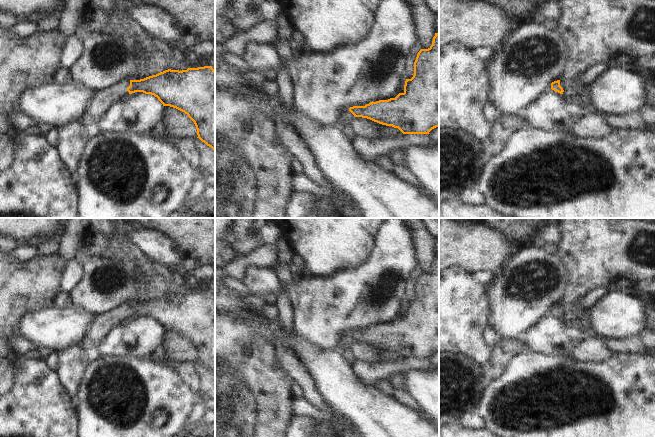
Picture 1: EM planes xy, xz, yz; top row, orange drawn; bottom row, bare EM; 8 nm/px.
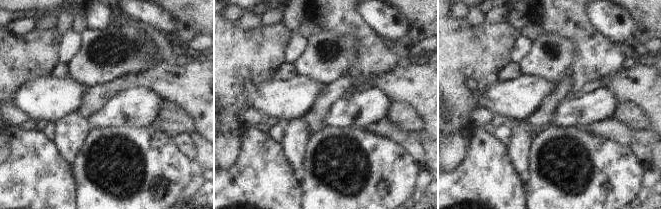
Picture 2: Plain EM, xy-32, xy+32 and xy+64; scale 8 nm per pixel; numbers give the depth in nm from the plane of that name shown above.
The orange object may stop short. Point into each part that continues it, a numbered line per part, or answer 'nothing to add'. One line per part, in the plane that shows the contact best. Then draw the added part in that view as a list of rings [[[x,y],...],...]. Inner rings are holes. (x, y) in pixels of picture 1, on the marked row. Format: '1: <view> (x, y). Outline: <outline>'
1: xy (101, 100). Outline: [[[122,80],[104,90],[93,92],[86,107],[86,114],[81,119],[85,127],[92,130],[94,123],[102,117],[114,101],[116,102],[129,95],[127,91],[129,86],[130,80]]]

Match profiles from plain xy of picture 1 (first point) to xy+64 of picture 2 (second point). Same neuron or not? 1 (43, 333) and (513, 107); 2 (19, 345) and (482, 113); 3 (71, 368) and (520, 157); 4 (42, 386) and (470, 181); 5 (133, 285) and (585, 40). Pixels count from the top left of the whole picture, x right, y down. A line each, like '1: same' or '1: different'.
1: same
2: same
3: same
4: same
5: different

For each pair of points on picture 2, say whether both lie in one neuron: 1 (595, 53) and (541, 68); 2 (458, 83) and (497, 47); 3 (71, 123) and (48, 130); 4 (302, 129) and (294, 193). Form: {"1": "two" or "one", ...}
{"1": "two", "2": "one", "3": "two", "4": "two"}

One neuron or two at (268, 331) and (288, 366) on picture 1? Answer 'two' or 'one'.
two

